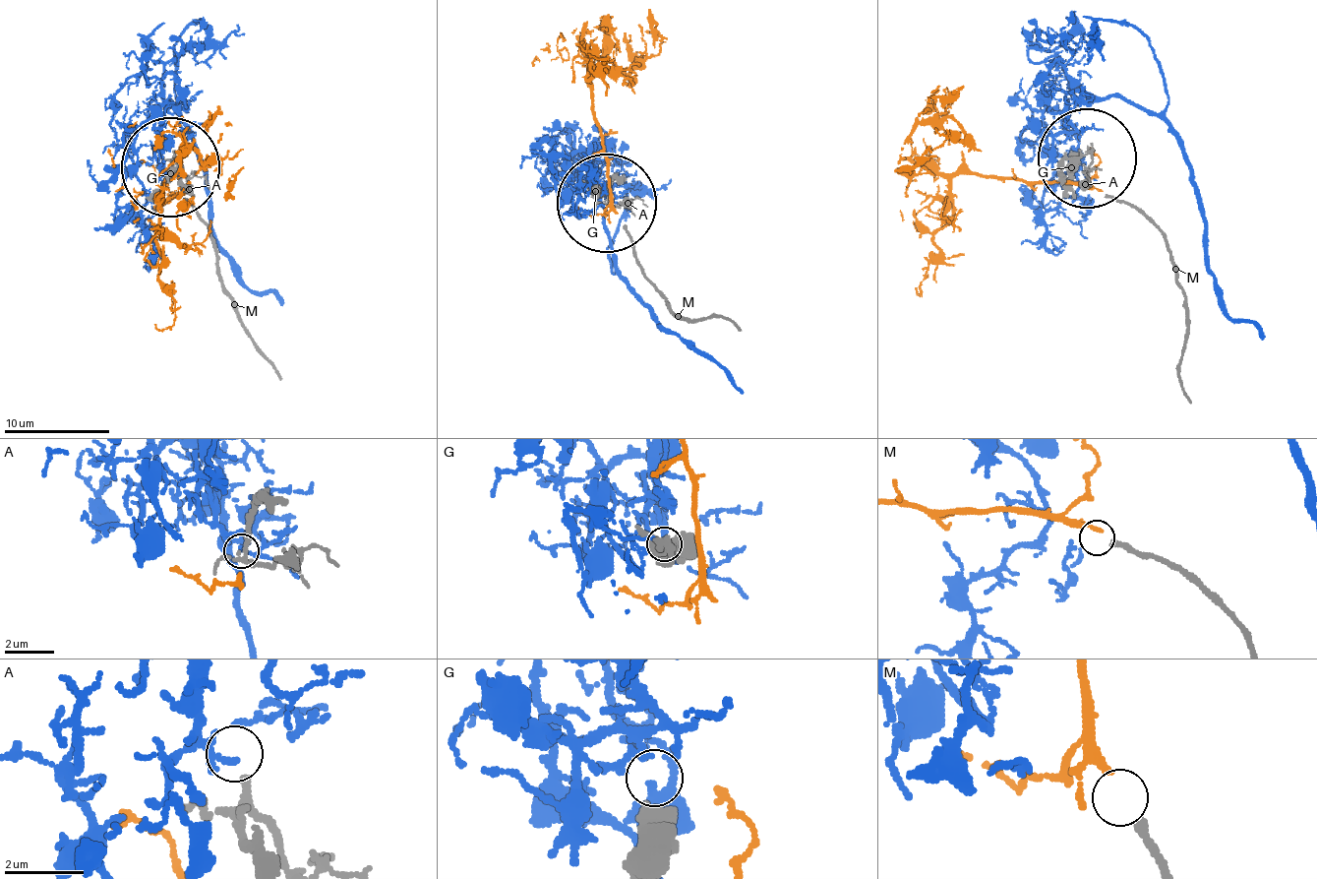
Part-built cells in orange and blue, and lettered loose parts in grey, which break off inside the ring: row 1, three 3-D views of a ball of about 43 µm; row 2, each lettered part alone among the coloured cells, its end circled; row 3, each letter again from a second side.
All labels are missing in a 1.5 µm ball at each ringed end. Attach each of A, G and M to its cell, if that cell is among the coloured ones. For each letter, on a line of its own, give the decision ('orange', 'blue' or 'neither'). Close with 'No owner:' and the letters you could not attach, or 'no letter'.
A: blue
G: neither
M: orange
No owner: G

